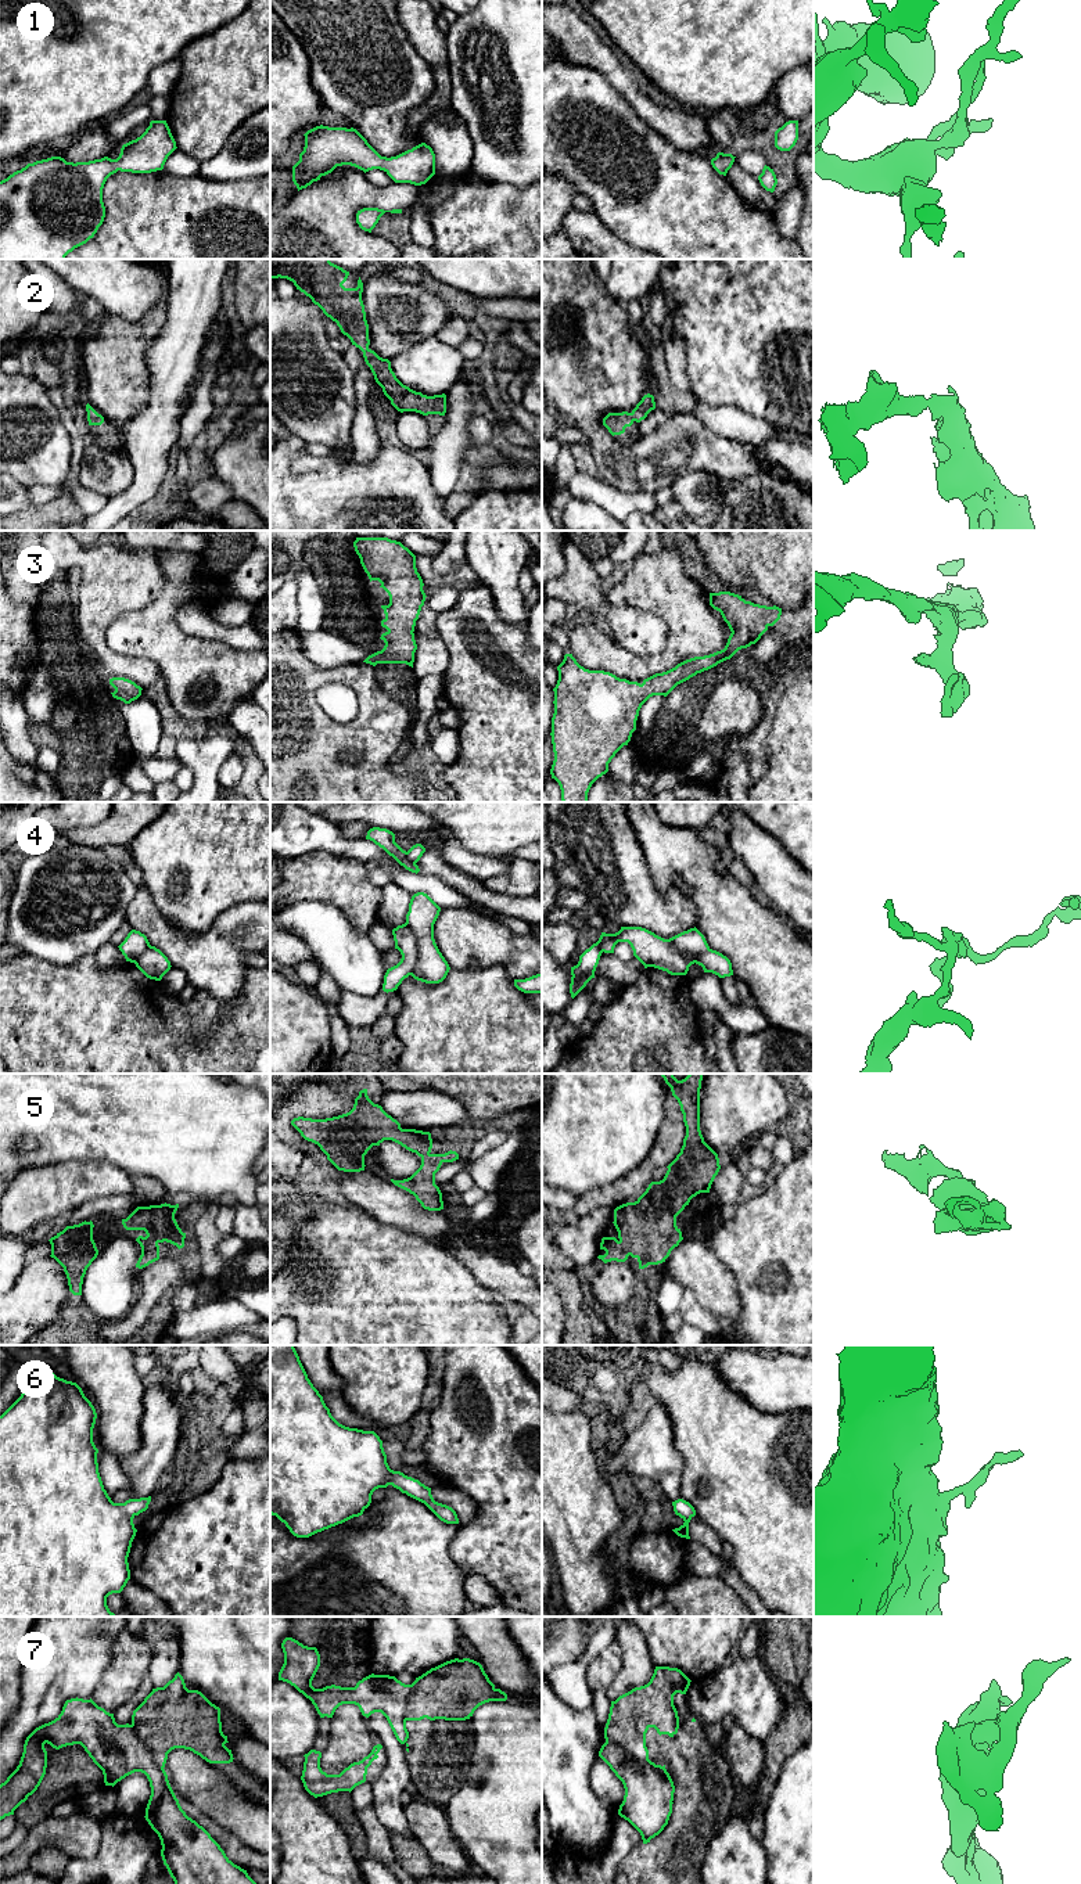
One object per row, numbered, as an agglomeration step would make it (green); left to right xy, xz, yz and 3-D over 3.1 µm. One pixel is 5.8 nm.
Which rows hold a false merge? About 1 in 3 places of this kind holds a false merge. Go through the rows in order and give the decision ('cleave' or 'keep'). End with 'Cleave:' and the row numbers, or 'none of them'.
1: keep
2: keep
3: keep
4: cleave
5: keep
6: keep
7: cleave
Cleave: 4, 7

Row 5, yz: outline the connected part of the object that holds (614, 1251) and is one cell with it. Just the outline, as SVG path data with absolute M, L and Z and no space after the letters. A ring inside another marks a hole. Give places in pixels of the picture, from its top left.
M660 1074L671 1087L683 1114L686 1136L676 1158L667 1166L662 1180L651 1182L635 1201L614 1209L618 1237L603 1237L599 1255L604 1263L636 1258L639 1269L665 1262L683 1240L676 1216L700 1193L710 1193L721 1165L718 1154L704 1141L700 1130L700 1089L703 1074L689 1074L678 1081L674 1074Z

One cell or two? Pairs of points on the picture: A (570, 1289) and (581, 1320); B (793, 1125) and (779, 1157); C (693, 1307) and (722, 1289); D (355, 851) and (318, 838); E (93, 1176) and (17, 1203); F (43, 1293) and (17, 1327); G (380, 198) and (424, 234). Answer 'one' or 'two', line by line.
A: one
B: two
C: two
D: one
E: one
F: one
G: two

